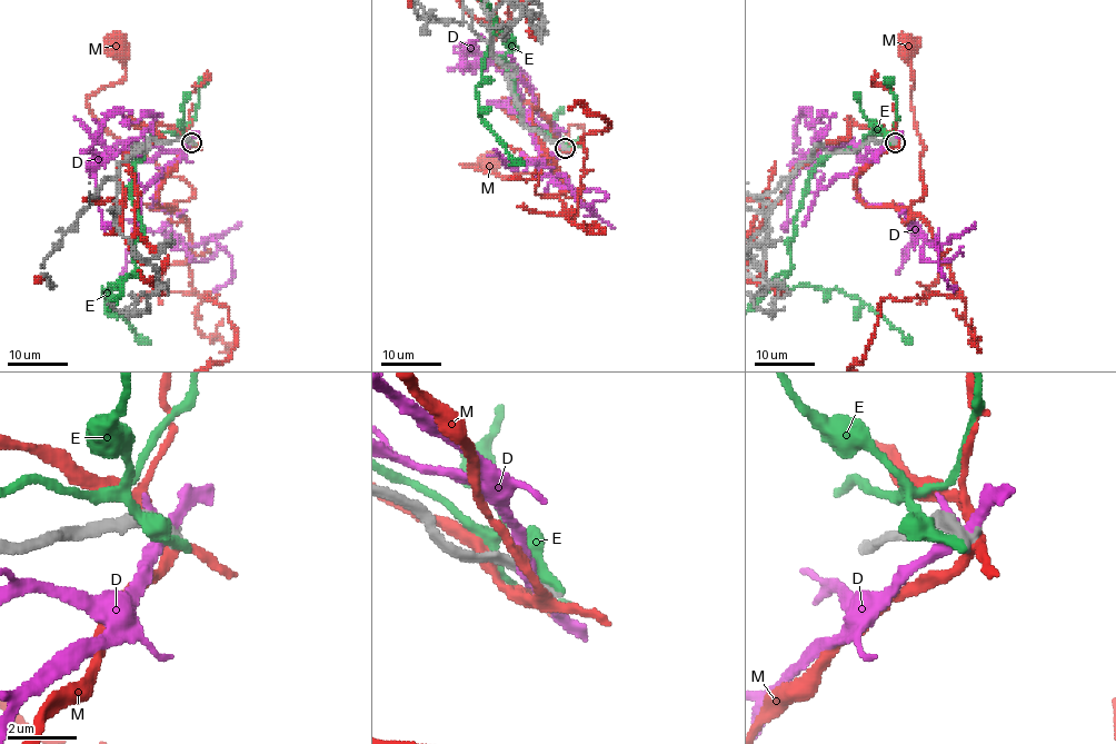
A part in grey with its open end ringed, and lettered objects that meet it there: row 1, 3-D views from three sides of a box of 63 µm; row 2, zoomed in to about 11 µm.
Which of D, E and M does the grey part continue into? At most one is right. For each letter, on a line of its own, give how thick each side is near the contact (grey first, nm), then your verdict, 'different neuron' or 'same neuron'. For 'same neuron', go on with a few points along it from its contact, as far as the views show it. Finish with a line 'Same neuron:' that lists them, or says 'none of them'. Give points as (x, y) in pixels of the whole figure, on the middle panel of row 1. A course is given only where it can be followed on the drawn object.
D: 440 nm thick on the grey side, 360 nm on the other; different neuron
E: 440 nm thick on the grey side, 440 nm on the other; different neuron
M: 400 nm thick on the grey side, 280 nm on the other; different neuron
Same neuron: none of them

